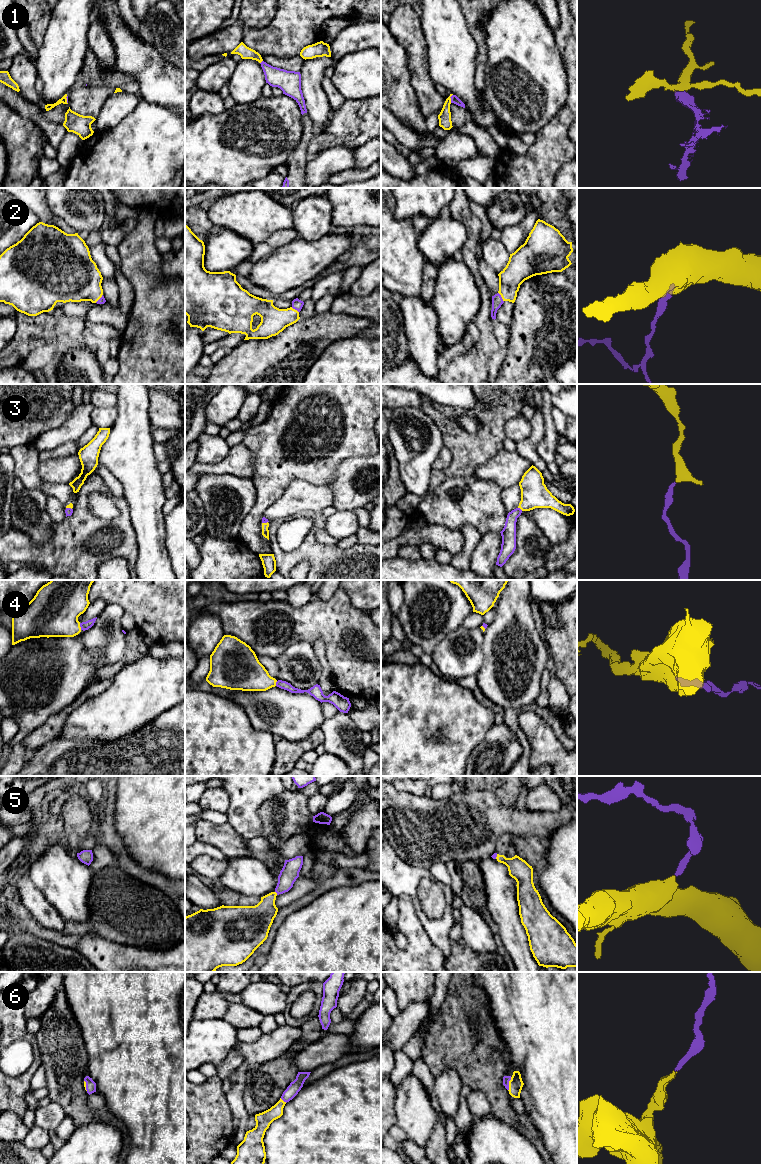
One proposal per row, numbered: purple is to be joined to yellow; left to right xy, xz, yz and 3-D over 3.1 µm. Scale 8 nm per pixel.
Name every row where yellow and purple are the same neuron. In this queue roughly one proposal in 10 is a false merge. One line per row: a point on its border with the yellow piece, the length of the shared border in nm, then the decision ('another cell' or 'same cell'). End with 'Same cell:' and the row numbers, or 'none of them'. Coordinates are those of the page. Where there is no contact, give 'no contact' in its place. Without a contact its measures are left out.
1: yz (450, 98) | 70 nm | same cell
2: yz (501, 296) | 90 nm | same cell
3: yz (520, 508) | 50 nm | same cell
4: xy (79, 626) | 60 nm | same cell
5: xz (276, 893) | 40 nm | same cell
6: yz (509, 1084) | 110 nm | same cell
Same cell: 1, 2, 3, 4, 5, 6

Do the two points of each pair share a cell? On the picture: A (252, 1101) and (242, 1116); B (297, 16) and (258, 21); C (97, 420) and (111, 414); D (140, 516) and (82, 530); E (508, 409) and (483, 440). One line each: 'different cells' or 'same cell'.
A: different cells
B: different cells
C: same cell
D: different cells
E: same cell

